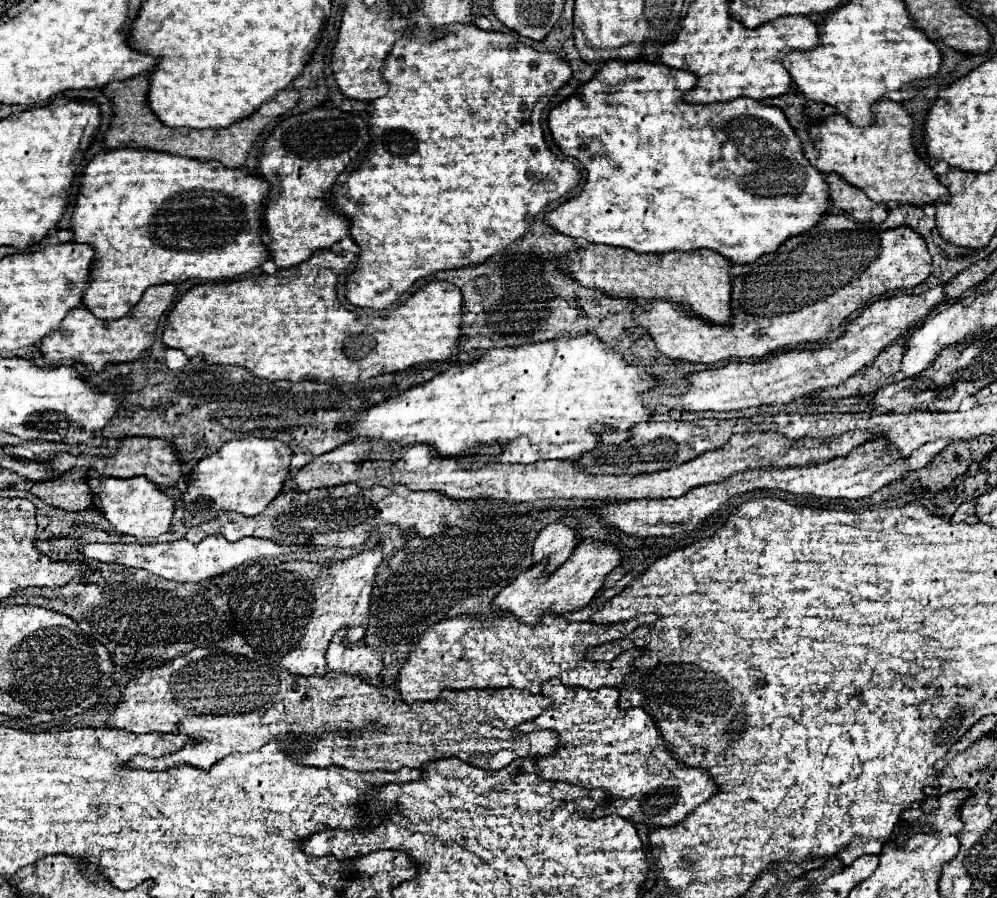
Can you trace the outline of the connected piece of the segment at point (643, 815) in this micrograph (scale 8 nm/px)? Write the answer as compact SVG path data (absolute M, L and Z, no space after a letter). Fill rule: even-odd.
M550 679L542 685L542 693L552 701L550 707L526 725L518 725L518 729L522 733L538 729L558 731L558 751L550 757L536 757L536 765L546 779L604 789L616 799L616 803L596 809L594 817L614 813L648 827L674 827L698 805L718 795L718 785L714 785L706 769L688 767L670 753L658 733L658 721L650 713L636 707L630 711L620 709L620 689L570 689L570 685Z

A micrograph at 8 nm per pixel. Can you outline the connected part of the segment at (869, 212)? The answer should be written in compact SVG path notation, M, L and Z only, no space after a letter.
M828 173L826 181L830 185L830 199L832 199L834 207L848 211L858 221L882 223L886 219L886 215L888 215L886 203L870 201L870 197L866 197L866 193L852 187L850 183L846 183L836 173Z

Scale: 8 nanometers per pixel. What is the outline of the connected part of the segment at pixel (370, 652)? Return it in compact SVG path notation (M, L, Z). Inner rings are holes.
M338 631L330 641L330 649L326 651L326 661L330 671L340 671L348 675L356 675L362 679L376 679L382 669L382 659L376 649L364 647L362 641L344 647L342 637L346 631Z

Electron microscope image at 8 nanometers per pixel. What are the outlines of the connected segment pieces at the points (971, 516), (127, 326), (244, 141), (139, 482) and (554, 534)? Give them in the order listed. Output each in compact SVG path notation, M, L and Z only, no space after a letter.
M968 501L968 503L964 503L952 517L950 517L950 521L954 521L954 523L960 523L960 521L964 521L964 523L978 523L978 517L976 517L976 503L974 501Z
M164 283L146 289L140 303L122 319L104 321L98 319L90 309L76 307L72 309L66 319L60 323L56 331L52 331L40 343L40 351L46 363L58 363L62 359L74 359L86 363L90 371L102 371L106 363L126 363L140 357L140 353L148 351L154 343L154 335L158 329L158 321L170 309L176 299L176 285Z
M144 75L132 77L128 81L112 81L104 87L106 95L112 97L114 101L114 119L110 129L106 131L106 145L110 149L120 149L120 147L130 147L130 149L152 149L152 151L166 151L172 155L184 155L200 161L216 159L228 169L240 169L252 151L254 143L258 141L260 133L264 131L266 125L270 125L278 115L294 109L300 101L300 93L294 87L288 87L280 91L272 101L264 103L254 115L226 127L226 129L188 129L188 127L166 127L154 111L150 111L148 105L148 89L150 83Z
M142 475L130 479L116 479L108 483L108 487L92 487L92 491L100 503L100 511L104 513L104 517L124 535L134 535L140 539L158 537L170 527L174 501Z
M552 523L546 525L536 541L534 541L534 549L532 549L532 563L542 563L546 561L544 573L552 573L554 569L558 569L574 551L576 547L576 533L574 529L562 525L562 523Z

